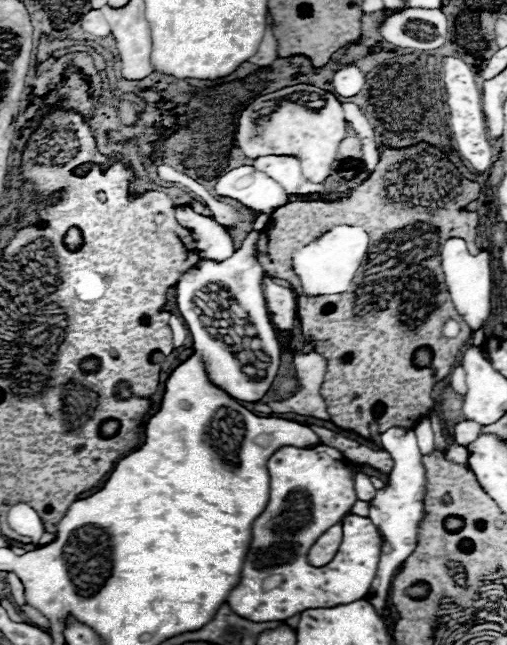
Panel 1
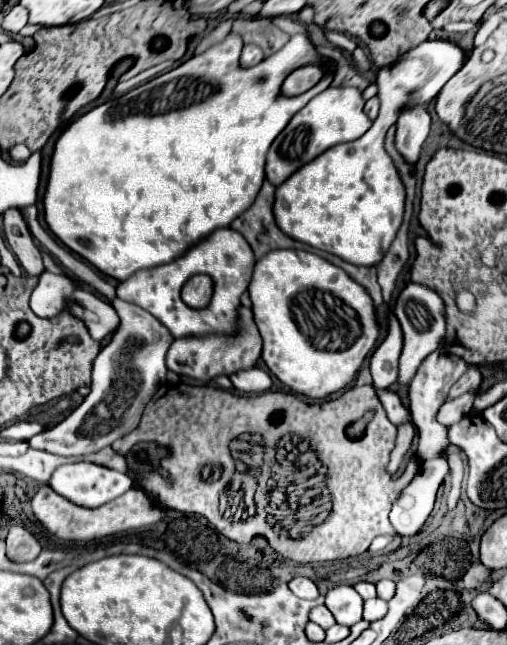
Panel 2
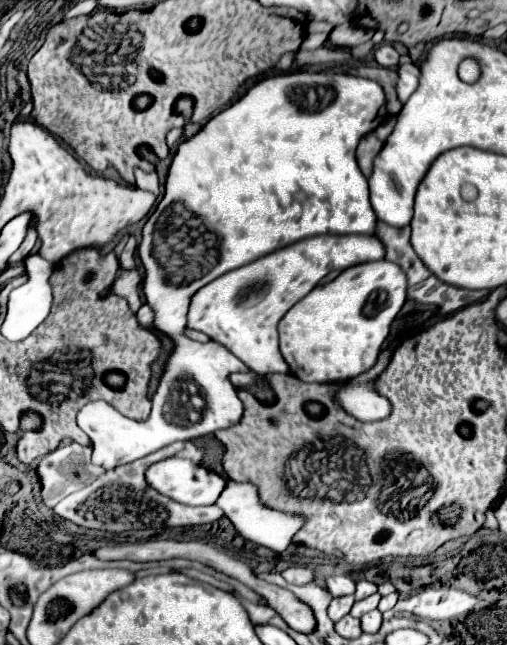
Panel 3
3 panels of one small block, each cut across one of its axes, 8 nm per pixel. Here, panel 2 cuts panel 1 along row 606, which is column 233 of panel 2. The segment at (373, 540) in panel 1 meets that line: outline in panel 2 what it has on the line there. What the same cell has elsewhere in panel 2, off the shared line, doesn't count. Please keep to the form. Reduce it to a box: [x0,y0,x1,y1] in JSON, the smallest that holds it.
[116,228,254,338]

